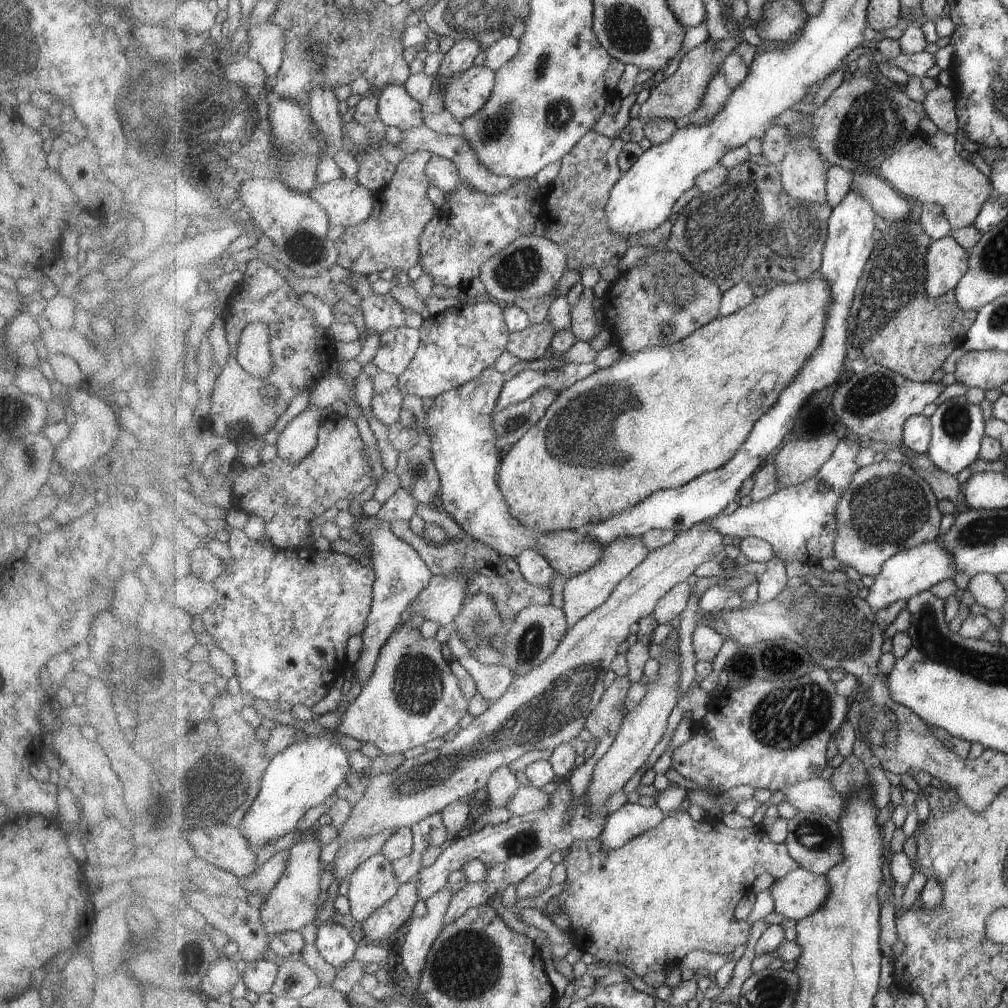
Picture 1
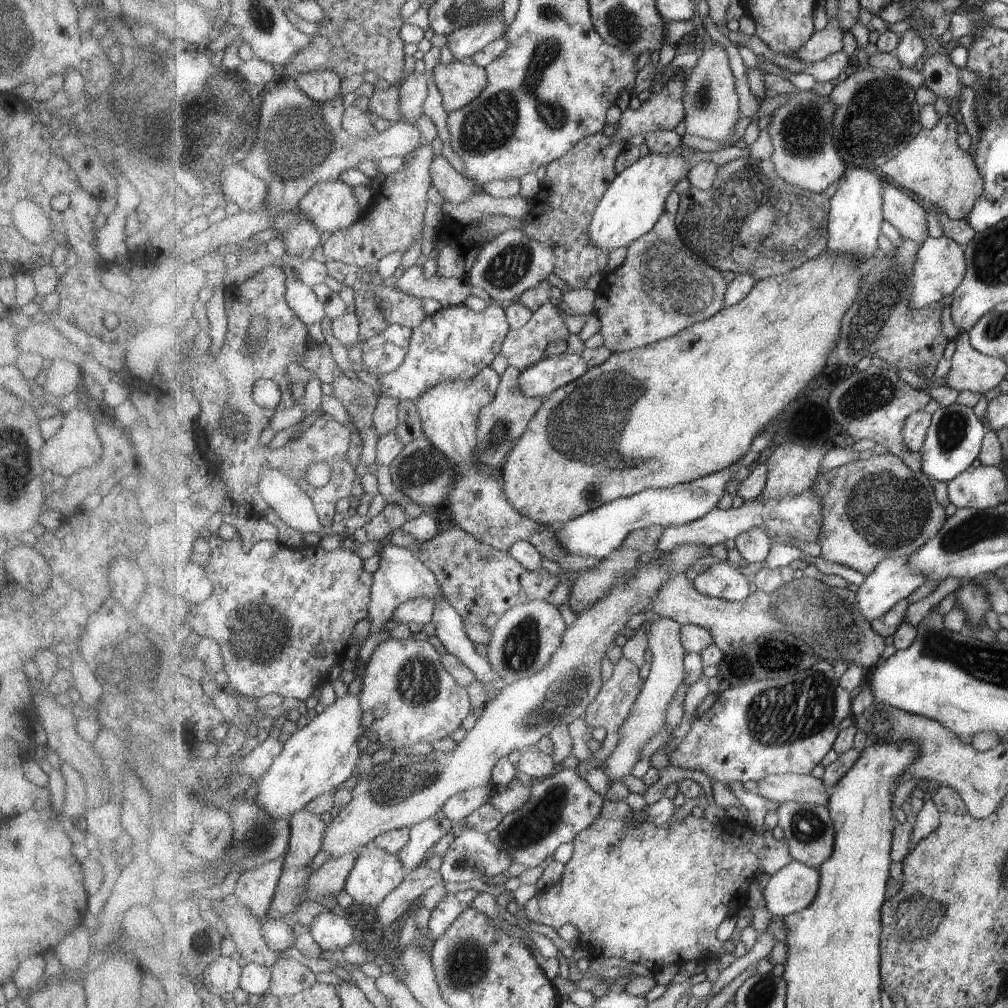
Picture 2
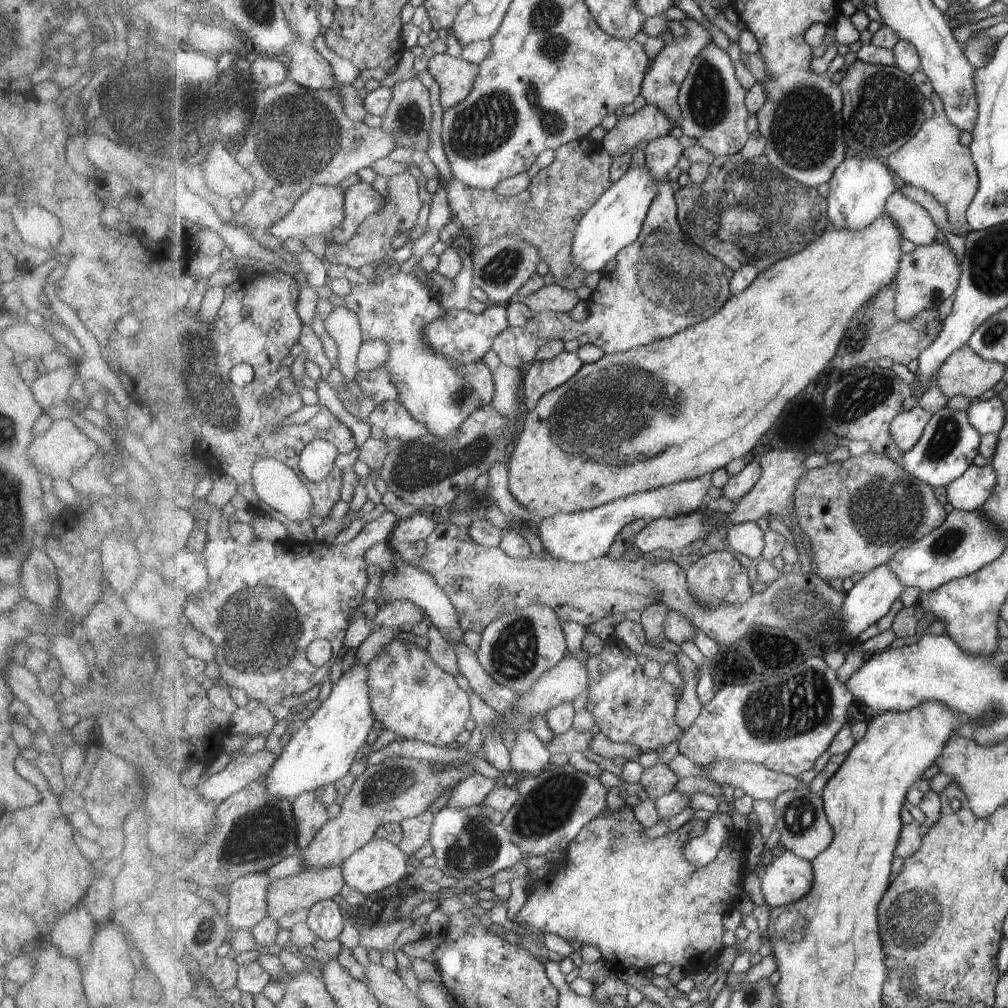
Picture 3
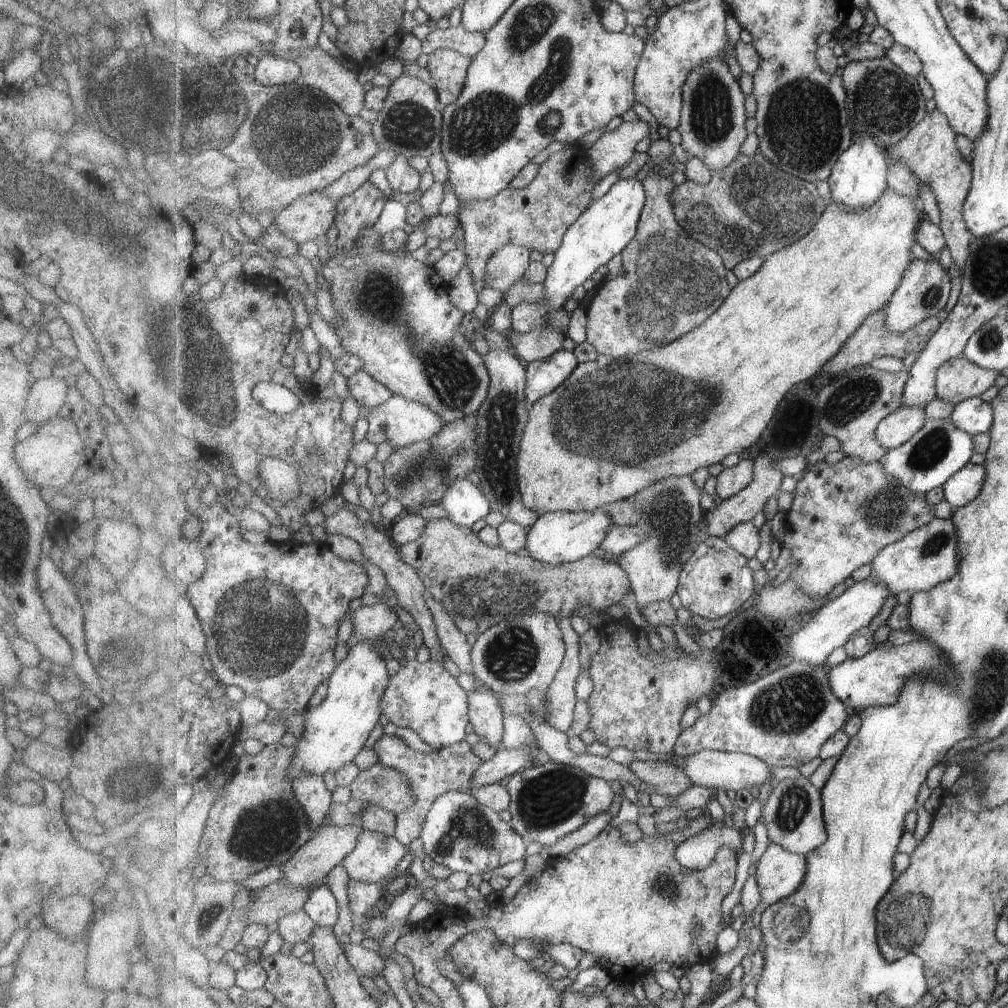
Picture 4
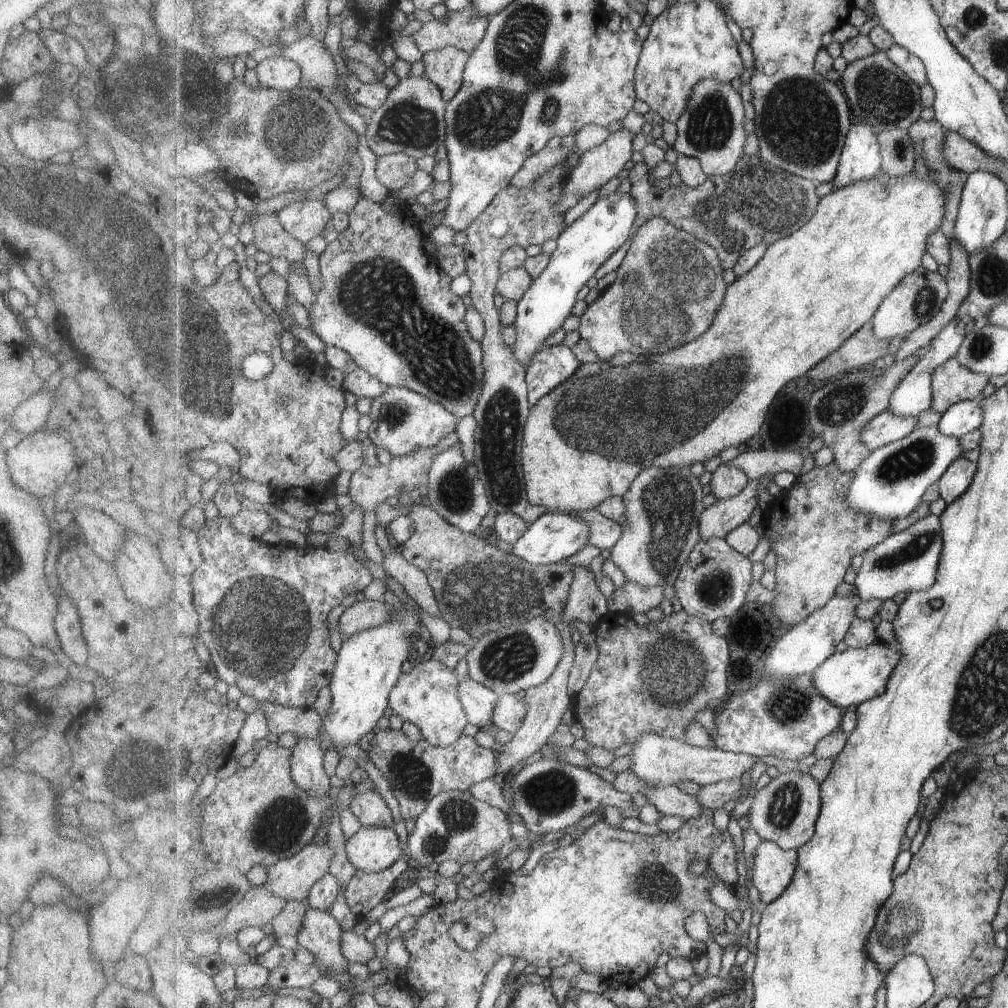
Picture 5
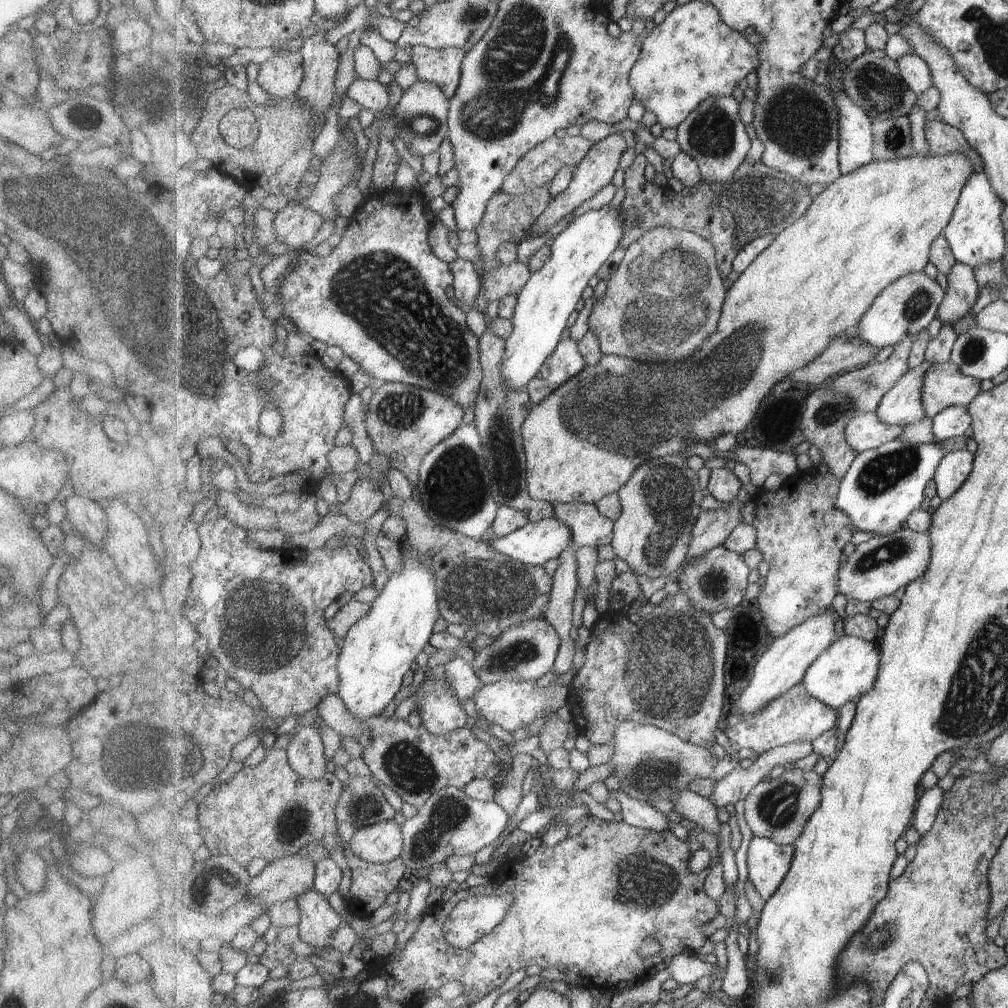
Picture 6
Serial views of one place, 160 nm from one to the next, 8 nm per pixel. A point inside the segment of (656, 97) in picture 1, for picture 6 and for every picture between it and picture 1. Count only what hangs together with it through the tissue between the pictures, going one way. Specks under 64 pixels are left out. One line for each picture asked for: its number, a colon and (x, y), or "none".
2: (665, 108)
3: (650, 122)
4: (614, 149)
5: (597, 166)
6: (596, 170)

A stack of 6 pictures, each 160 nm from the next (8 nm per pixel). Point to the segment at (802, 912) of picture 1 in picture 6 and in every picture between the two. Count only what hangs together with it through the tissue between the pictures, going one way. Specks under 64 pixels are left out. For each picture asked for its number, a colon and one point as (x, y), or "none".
2: (795, 887)
3: (787, 879)
4: (780, 873)
5: (774, 868)
6: (768, 863)

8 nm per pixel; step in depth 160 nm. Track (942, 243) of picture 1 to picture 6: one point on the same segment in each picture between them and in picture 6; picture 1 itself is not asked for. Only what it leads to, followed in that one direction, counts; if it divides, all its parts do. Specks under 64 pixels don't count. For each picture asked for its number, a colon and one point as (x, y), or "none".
2: (941, 265)
3: (929, 275)
4: (924, 290)
5: (921, 295)
6: (908, 306)

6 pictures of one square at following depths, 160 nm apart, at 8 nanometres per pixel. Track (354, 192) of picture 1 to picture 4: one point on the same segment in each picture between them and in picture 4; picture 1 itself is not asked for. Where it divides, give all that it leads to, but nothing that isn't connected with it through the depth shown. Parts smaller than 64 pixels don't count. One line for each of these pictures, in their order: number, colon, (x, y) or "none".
2: (333, 205)
3: (321, 210)
4: (310, 217)

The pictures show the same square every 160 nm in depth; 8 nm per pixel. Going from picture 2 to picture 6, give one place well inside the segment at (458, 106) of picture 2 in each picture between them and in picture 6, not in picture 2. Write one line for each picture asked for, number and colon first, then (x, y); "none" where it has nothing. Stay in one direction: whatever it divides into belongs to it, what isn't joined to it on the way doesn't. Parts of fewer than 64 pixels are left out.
3: (457, 77)
4: (449, 68)
5: (445, 67)
6: (443, 67)

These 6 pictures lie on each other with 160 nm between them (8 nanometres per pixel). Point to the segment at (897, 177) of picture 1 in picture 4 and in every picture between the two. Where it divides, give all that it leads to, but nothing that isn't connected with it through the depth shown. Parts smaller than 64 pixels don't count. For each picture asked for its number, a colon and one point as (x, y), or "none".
2: (934, 166)
3: (935, 160)
4: (930, 150)

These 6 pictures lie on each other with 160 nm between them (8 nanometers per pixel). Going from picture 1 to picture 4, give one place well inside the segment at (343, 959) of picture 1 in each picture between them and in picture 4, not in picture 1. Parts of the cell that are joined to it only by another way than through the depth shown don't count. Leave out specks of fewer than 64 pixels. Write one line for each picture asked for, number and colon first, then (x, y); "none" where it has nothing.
2: (331, 932)
3: (325, 919)
4: (323, 907)

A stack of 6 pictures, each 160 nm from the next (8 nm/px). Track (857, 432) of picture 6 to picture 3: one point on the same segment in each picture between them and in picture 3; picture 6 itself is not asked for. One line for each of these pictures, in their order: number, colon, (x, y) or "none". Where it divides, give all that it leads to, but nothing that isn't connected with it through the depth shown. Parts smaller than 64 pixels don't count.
3: (908, 428)
4: (899, 427)
5: (887, 428)

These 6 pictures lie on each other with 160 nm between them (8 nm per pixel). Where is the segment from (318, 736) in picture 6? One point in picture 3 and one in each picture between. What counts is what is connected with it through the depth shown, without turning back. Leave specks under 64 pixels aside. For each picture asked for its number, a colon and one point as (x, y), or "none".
3: (311, 815)
4: (315, 797)
5: (308, 771)

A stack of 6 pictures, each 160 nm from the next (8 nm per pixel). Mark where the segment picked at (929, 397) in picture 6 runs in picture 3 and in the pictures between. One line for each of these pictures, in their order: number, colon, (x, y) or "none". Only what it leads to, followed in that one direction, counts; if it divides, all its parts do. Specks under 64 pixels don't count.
3: (965, 372)
4: (959, 378)
5: (953, 381)

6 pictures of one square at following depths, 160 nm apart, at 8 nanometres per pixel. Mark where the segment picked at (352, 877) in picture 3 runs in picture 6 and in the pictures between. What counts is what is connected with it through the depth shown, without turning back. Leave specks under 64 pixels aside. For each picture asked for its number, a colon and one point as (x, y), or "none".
4: (377, 857)
5: (373, 849)
6: (383, 842)

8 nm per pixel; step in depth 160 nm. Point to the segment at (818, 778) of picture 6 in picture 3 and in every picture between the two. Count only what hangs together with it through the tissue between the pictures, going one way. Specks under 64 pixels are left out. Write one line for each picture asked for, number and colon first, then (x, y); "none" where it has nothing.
3: (804, 827)
4: (793, 814)
5: (786, 811)

